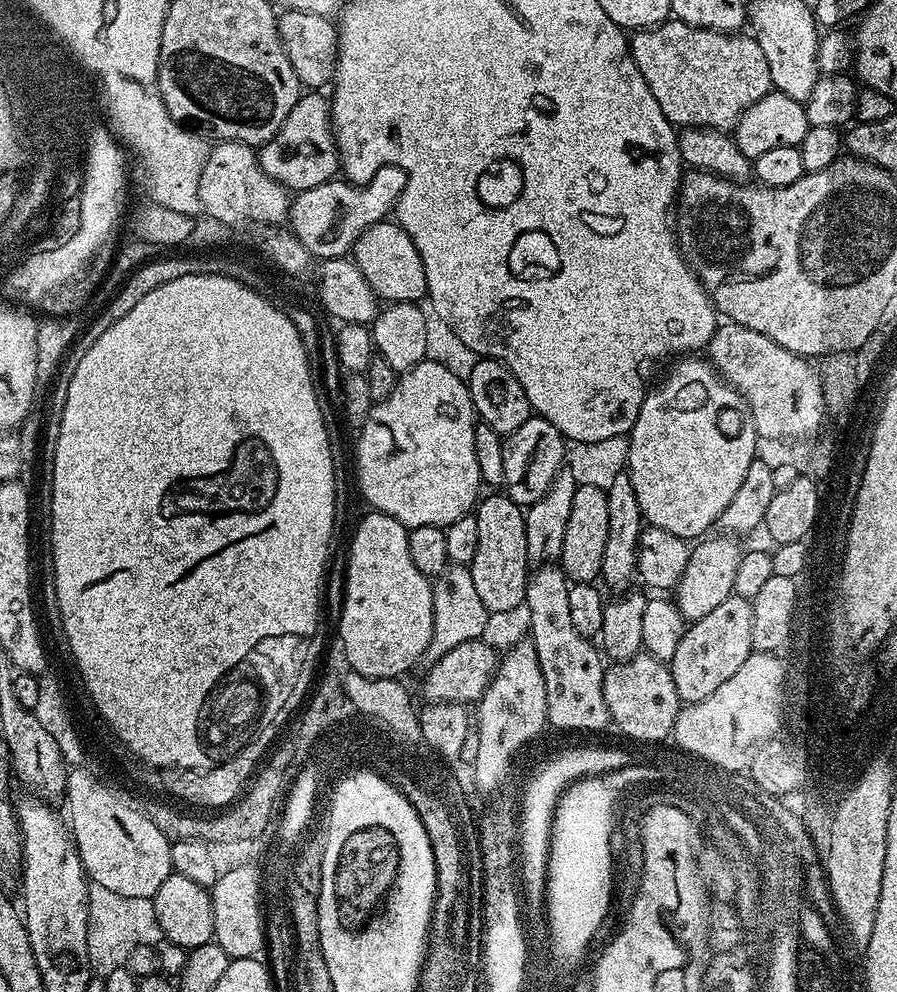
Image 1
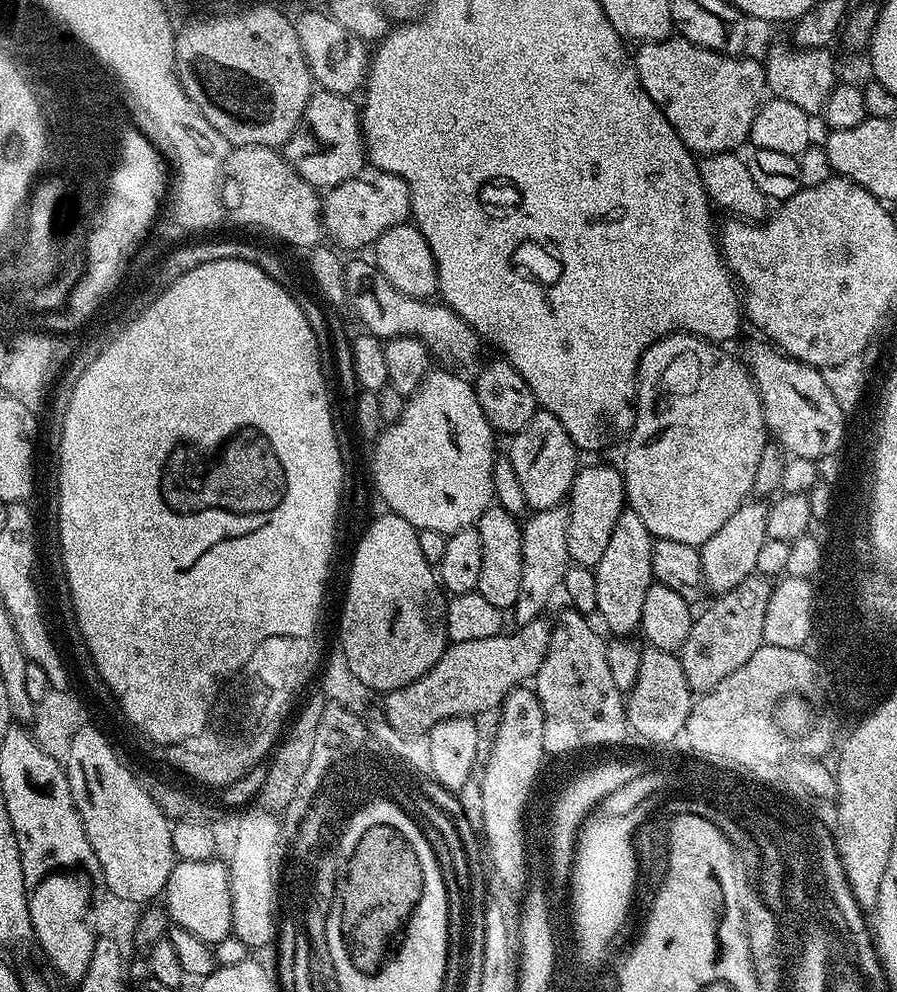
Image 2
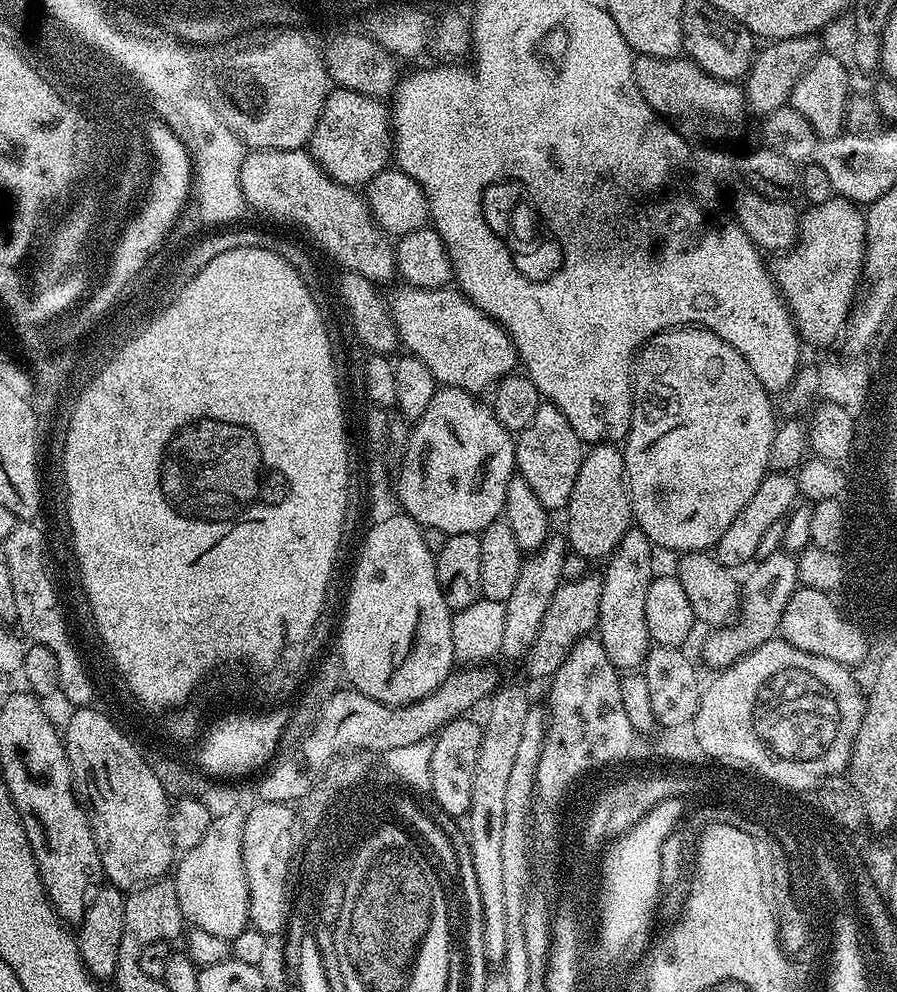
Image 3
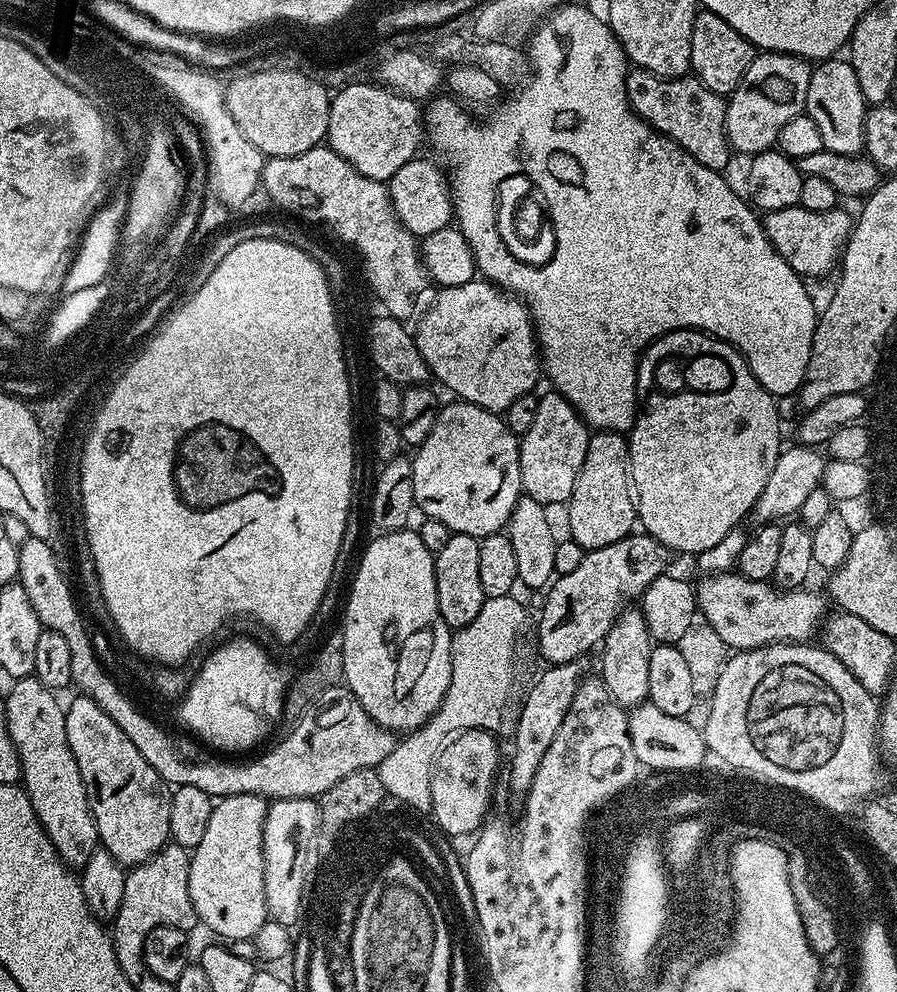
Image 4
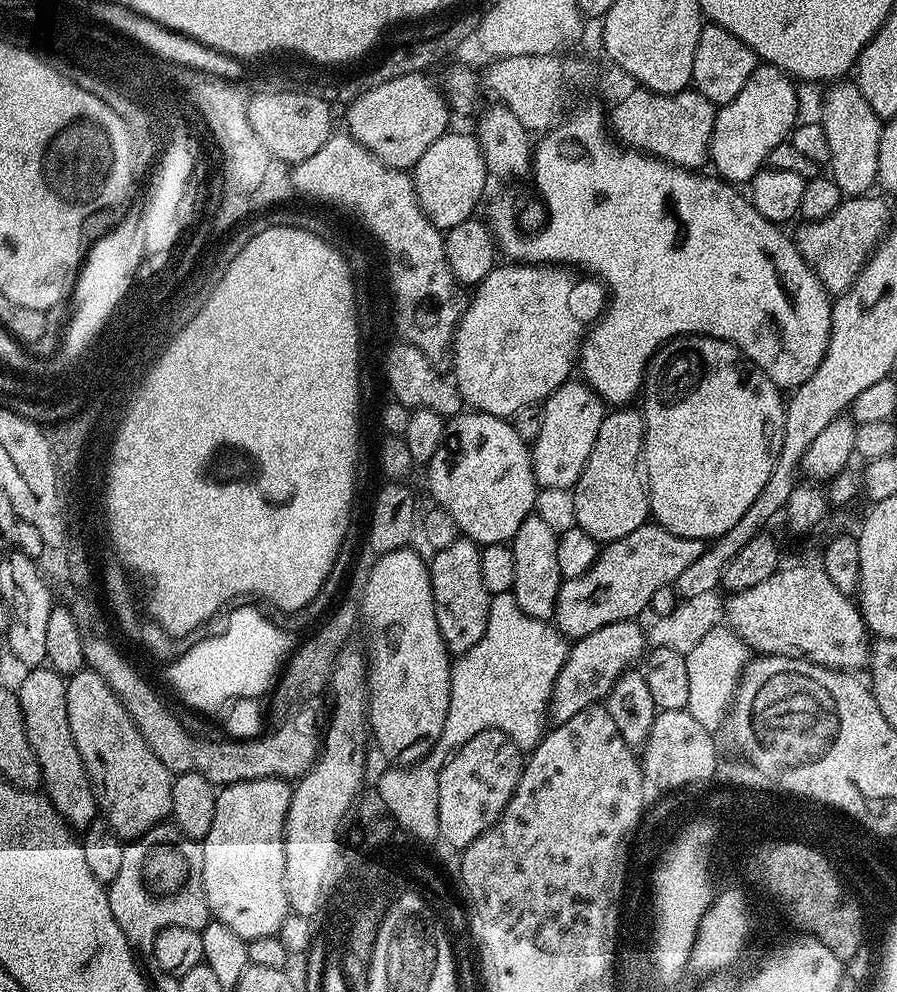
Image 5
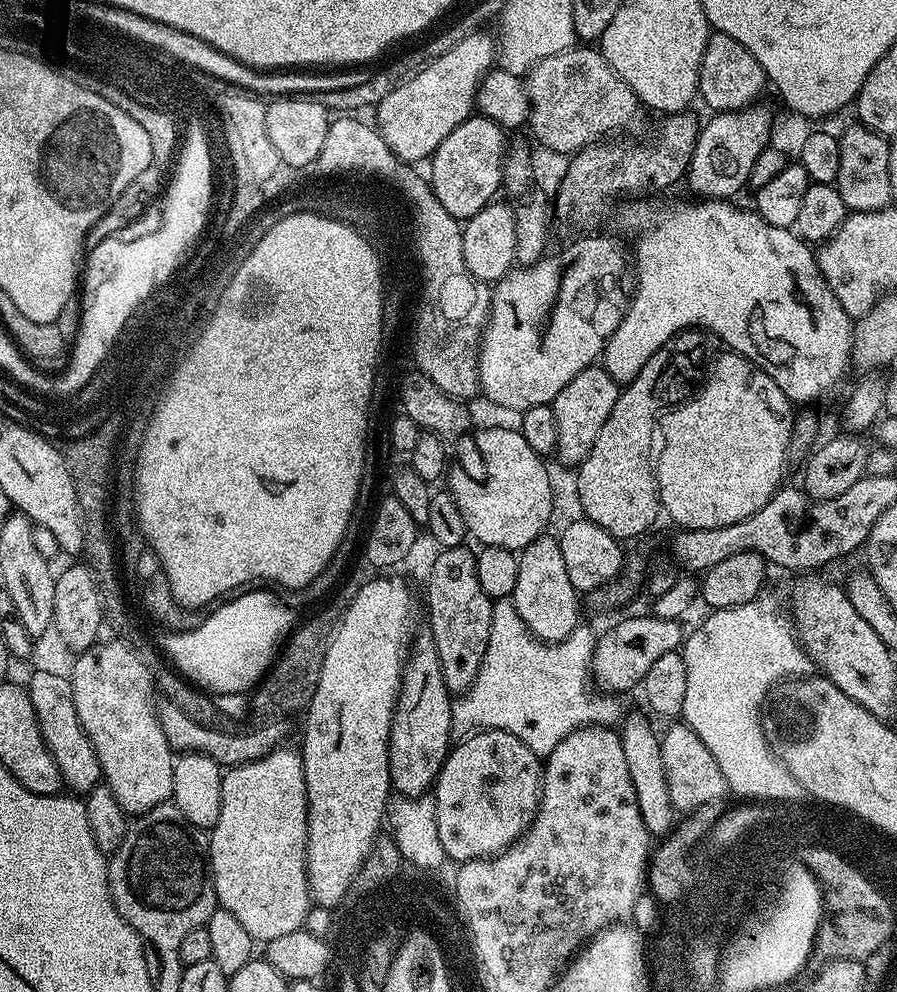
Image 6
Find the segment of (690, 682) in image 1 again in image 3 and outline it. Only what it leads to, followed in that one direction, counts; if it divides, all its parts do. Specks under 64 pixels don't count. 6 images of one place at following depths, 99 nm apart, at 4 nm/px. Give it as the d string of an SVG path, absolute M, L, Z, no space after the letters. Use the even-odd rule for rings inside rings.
M777 550L767 553L760 559L747 569L748 577L740 584L738 615L731 624L713 627L709 631L712 633L705 638L704 645L700 648L701 658L712 667L712 670L730 667L758 646L762 646L767 640L773 639L779 633L780 619L786 610L786 602L790 602L797 588L801 587L796 565L797 557L793 553Z

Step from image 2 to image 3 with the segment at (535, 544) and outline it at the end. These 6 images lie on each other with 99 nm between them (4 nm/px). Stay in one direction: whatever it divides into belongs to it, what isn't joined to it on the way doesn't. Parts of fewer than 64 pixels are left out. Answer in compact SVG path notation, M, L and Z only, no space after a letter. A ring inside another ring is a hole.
M549 535L548 541L538 551L523 557L518 583L514 586L510 598L504 601L504 621L502 622L502 646L499 650L501 657L508 660L523 661L534 642L540 636L542 618L546 618L546 606L550 606L550 598L560 589L564 580L562 562L570 549L563 535Z

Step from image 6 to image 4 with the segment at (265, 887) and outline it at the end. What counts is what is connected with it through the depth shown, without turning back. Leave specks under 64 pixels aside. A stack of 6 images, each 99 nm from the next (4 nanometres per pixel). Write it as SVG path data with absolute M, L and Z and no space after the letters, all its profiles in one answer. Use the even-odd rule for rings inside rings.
M234 794L230 798L222 798L215 801L212 805L212 813L210 814L210 822L206 826L206 834L202 838L202 842L198 842L196 848L191 849L190 855L190 902L196 911L196 919L201 925L205 924L210 931L213 932L213 937L219 938L221 941L237 940L238 938L246 938L251 940L252 937L258 934L258 930L262 930L264 921L269 919L268 907L266 906L266 894L264 893L264 851L262 850L262 830L264 829L264 819L268 813L269 801L262 796L254 794Z

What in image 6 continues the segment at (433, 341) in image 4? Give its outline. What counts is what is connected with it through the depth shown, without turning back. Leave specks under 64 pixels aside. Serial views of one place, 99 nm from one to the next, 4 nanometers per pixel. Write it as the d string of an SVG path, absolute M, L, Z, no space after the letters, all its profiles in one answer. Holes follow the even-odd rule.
M588 234L585 235L583 238L585 240L580 240L577 244L572 244L569 248L564 248L561 252L556 252L551 256L551 254L545 255L537 264L529 264L527 266L516 266L513 267L501 280L495 281L494 287L491 289L492 293L492 307L488 313L488 322L484 330L484 335L480 342L480 358L479 358L479 365L480 365L480 392L482 396L485 396L486 399L489 400L492 404L497 404L500 408L509 408L513 414L519 414L521 412L525 412L527 408L530 406L538 406L539 404L551 404L553 398L559 394L562 390L562 386L566 386L566 382L570 382L570 378L574 378L578 374L582 374L582 370L586 370L587 368L593 367L601 359L604 347L608 344L608 339L612 337L614 334L614 330L618 330L618 326L622 322L622 318L624 317L625 312L628 310L628 306L630 303L630 297L634 291L634 272L633 269L630 267L630 256L624 253L624 248L622 245L619 244L616 240L611 240L608 236L592 236L596 234Z

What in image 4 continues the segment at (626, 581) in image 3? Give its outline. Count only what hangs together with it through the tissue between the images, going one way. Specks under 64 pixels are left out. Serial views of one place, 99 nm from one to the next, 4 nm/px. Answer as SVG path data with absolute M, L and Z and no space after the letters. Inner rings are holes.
M628 606L606 634L602 645L604 653L600 656L599 679L604 681L604 688L626 710L637 708L648 700L650 690L650 654L654 641L646 626L646 618L639 607Z

